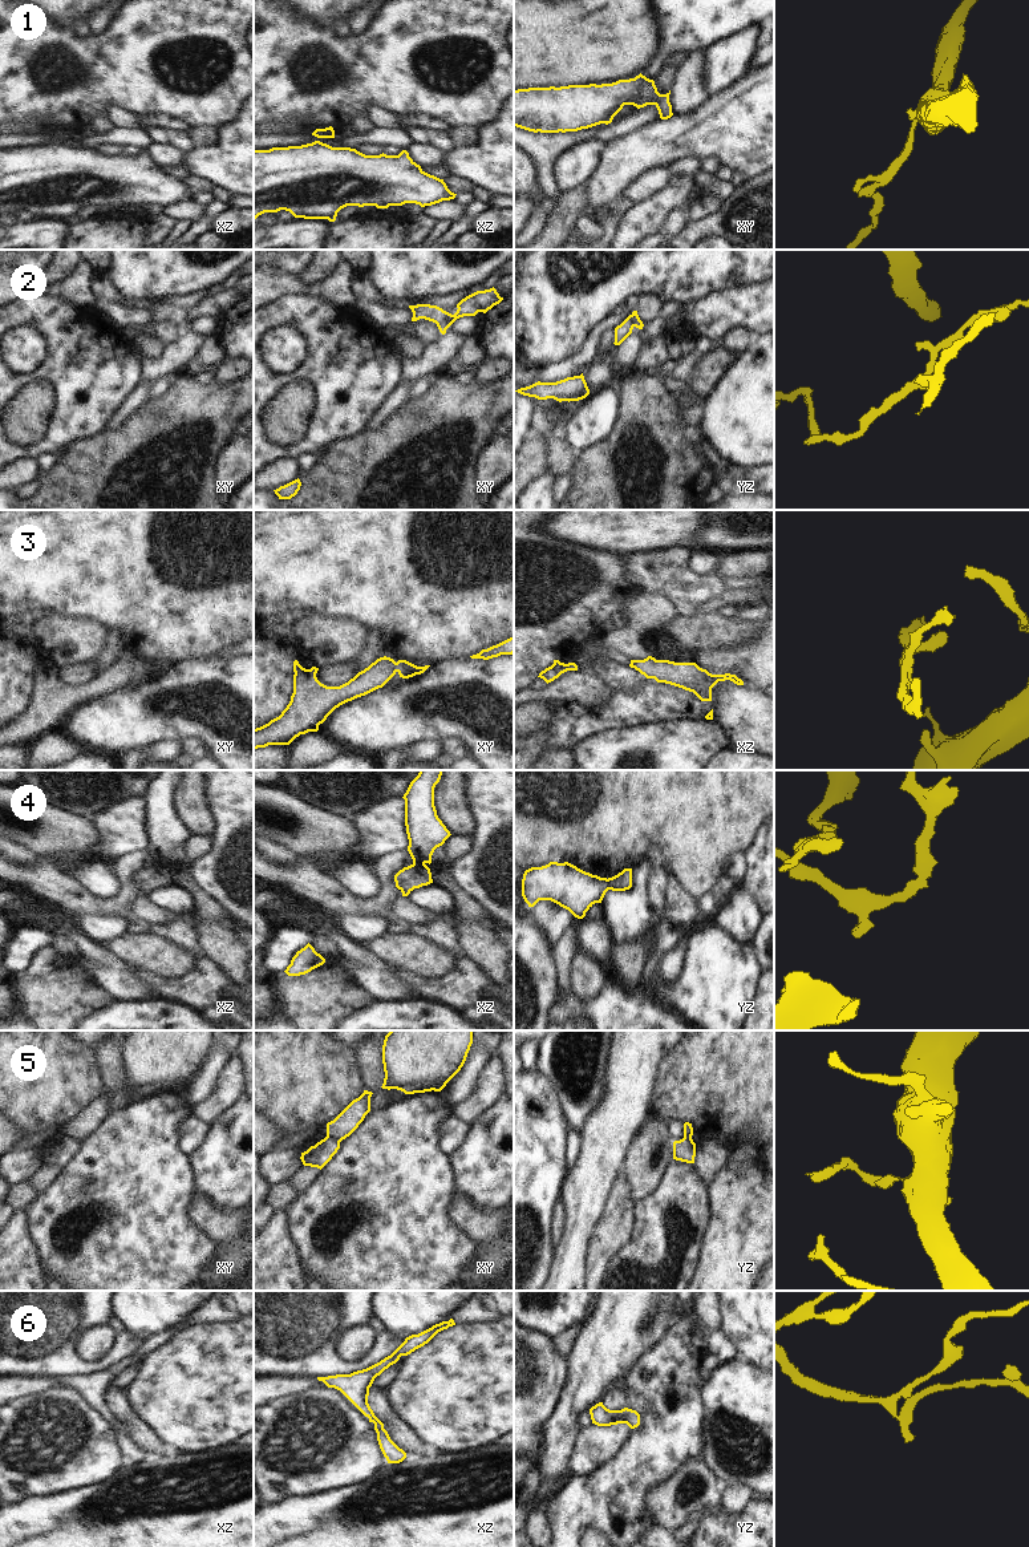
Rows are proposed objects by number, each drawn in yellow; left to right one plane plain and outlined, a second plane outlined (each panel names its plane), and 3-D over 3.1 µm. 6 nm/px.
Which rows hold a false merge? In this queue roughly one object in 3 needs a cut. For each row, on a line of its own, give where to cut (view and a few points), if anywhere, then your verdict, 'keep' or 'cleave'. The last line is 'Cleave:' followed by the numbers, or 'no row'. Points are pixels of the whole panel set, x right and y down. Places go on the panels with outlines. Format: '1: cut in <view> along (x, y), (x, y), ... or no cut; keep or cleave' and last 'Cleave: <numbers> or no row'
1: no cut; keep
2: cut in xy along (445, 312), (445, 319), (450, 324); cleave
3: no cut; keep
4: cut in xz along (413, 863), (424, 865); cleave
5: cut in xy along (327, 1136), (340, 1141); cleave
6: no cut; keep
Cleave: 2, 4, 5

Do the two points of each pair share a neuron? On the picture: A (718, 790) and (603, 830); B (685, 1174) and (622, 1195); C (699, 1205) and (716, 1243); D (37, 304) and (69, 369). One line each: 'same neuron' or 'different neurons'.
A: same neuron
B: different neurons
C: different neurons
D: same neuron

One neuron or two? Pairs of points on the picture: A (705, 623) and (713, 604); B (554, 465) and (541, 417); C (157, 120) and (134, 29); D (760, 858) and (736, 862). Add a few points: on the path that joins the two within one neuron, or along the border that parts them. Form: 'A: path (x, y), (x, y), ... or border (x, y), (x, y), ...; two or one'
A: border (716, 611), (696, 614); two
B: path (554, 453), (554, 441), (546, 429); one
C: border (137, 114), (167, 113), (185, 124); two
D: border (745, 854), (745, 878), (740, 885); two

